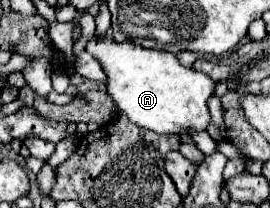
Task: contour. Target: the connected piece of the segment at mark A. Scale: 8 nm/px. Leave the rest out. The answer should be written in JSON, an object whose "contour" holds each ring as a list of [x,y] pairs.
{"contour":[[[93,37],[87,51],[101,63],[107,75],[107,93],[113,103],[135,125],[157,133],[187,135],[189,131],[207,129],[207,99],[213,95],[215,83],[205,73],[183,67],[175,53],[145,49],[131,41],[117,43],[111,37]]]}

